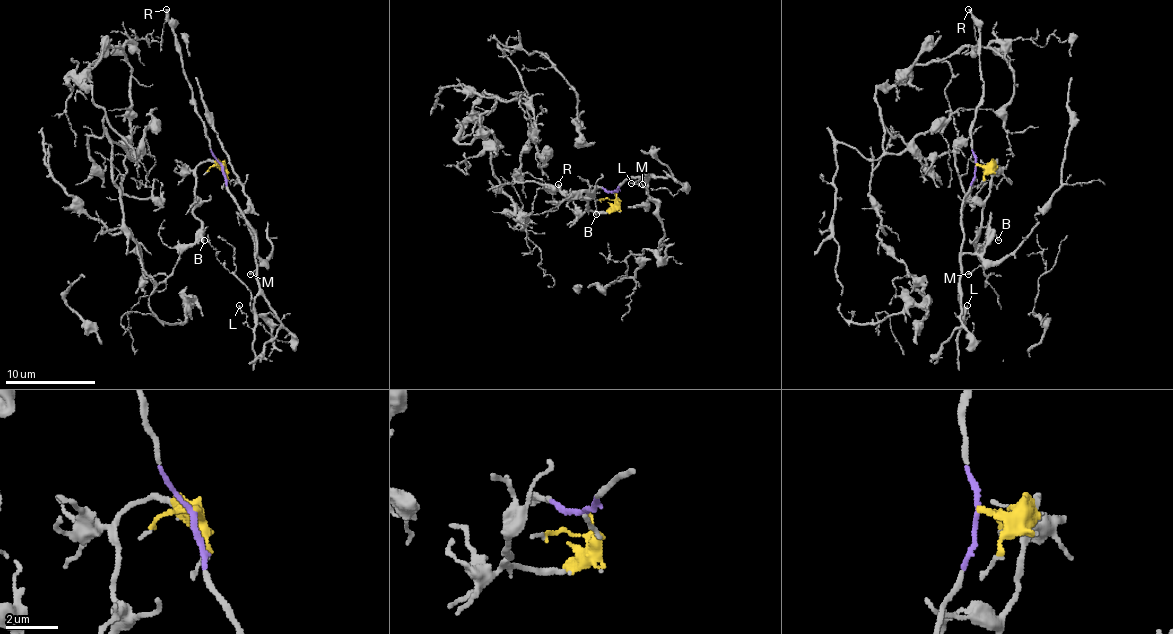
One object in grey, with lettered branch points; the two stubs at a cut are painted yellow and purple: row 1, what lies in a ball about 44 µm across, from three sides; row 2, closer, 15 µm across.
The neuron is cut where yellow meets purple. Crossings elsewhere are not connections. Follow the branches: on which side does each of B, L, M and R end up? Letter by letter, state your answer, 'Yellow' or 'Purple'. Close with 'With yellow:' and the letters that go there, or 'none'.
B: Yellow
L: Purple
M: Purple
R: Purple
With yellow: B

